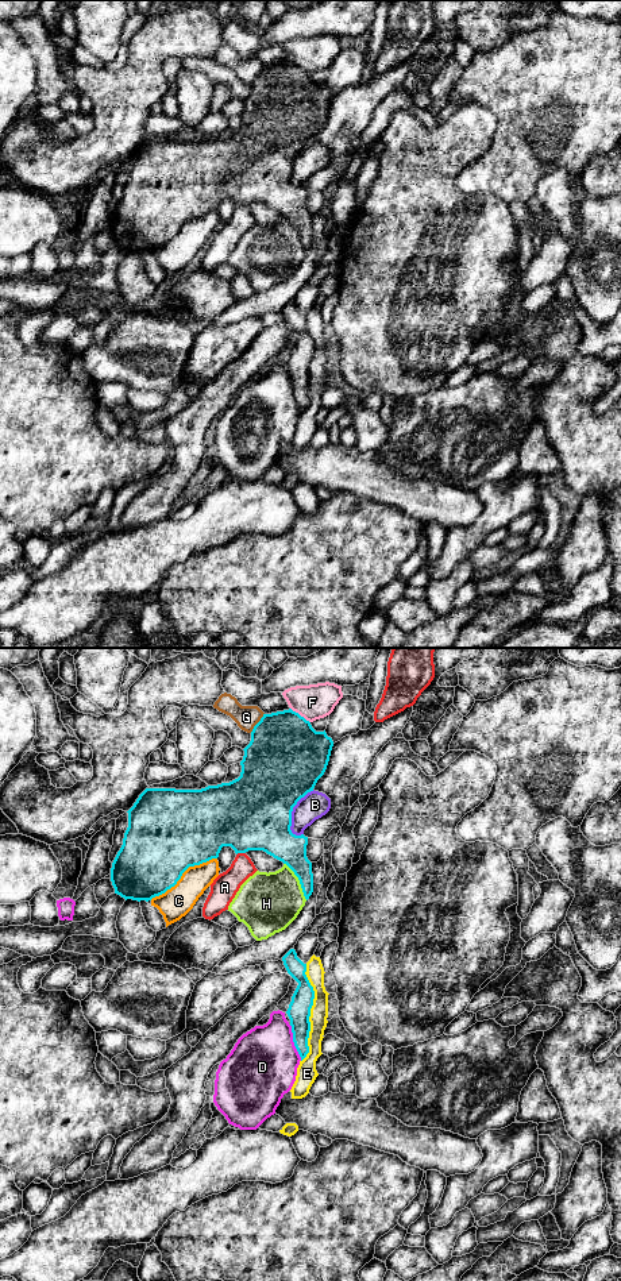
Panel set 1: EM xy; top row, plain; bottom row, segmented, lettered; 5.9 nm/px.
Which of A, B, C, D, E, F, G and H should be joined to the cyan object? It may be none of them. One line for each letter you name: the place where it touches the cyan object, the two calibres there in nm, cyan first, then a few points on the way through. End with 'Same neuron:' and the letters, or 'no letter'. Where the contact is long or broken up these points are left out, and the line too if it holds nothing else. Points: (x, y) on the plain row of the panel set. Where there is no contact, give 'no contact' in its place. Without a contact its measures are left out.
Same neuron: no letter

